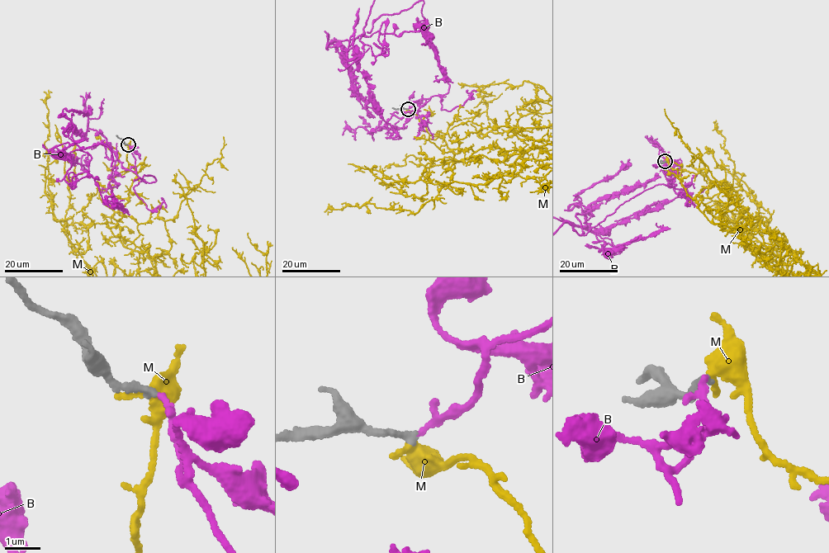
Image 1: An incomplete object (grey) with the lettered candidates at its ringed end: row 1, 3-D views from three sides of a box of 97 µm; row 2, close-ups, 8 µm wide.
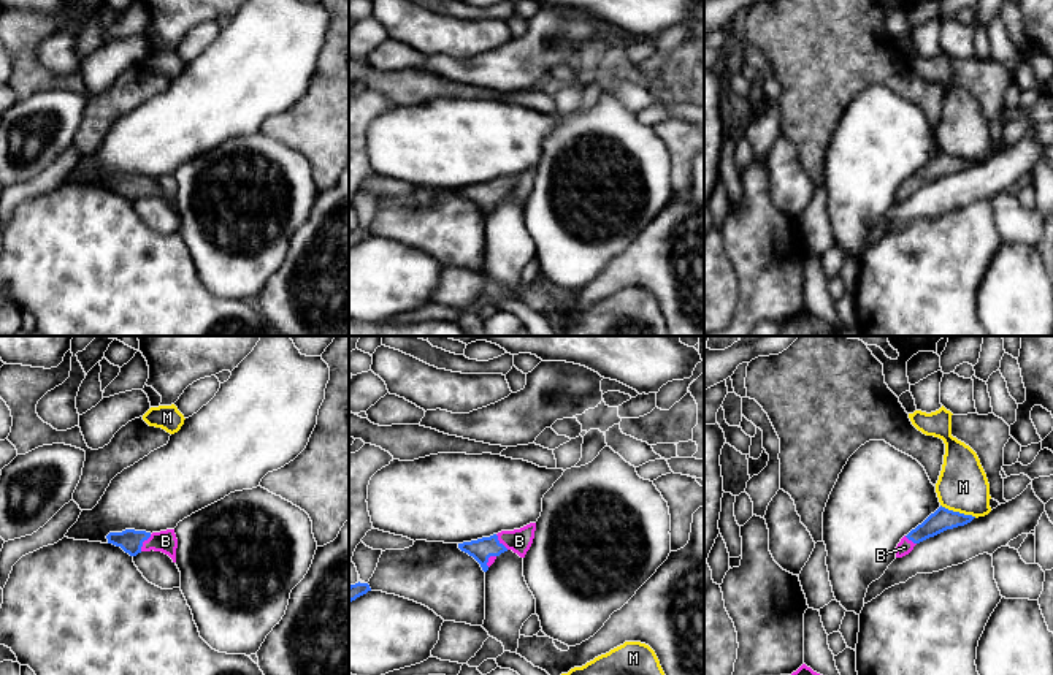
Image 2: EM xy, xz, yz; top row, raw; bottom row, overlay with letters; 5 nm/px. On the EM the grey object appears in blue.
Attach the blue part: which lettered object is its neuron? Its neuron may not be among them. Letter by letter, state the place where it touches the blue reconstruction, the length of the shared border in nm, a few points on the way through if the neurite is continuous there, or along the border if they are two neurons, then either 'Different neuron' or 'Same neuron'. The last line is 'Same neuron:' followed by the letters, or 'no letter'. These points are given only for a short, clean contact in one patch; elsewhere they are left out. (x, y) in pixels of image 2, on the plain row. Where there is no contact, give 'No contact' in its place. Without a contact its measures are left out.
B: Touches blue at xy (143, 186). Shared border 110 nm. Path across: xy (130, 186), (143, 186), (165, 186). Same neuron
M: Touches blue at yz (958, 157). Shared border 200 nm. Boundary: yz (941, 149), (976, 162). Different neuron
Same neuron: B

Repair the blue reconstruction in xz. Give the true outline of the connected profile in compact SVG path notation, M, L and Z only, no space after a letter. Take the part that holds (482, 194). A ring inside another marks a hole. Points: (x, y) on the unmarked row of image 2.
M530 168L520 174L501 176L490 182L482 182L471 187L458 189L458 193L473 201L484 217L495 208L495 204L512 195L520 203L525 203L534 184L536 168Z

